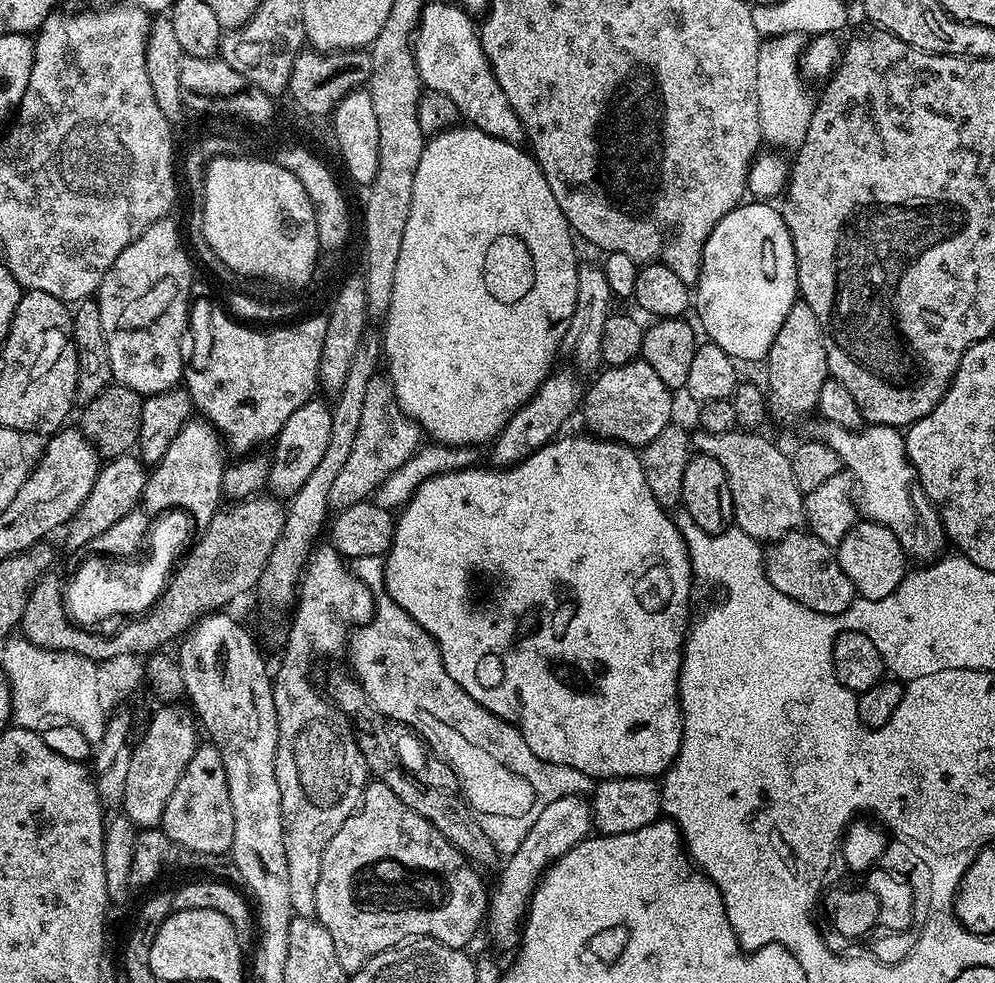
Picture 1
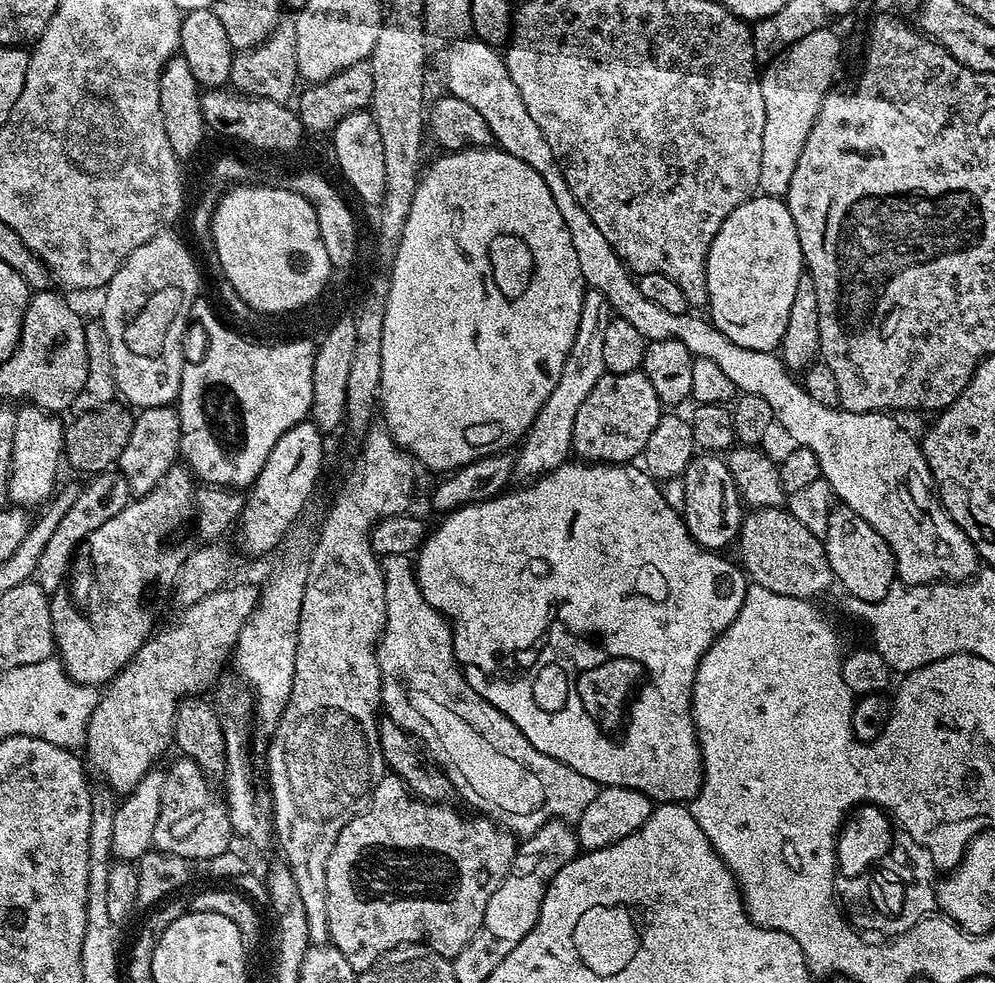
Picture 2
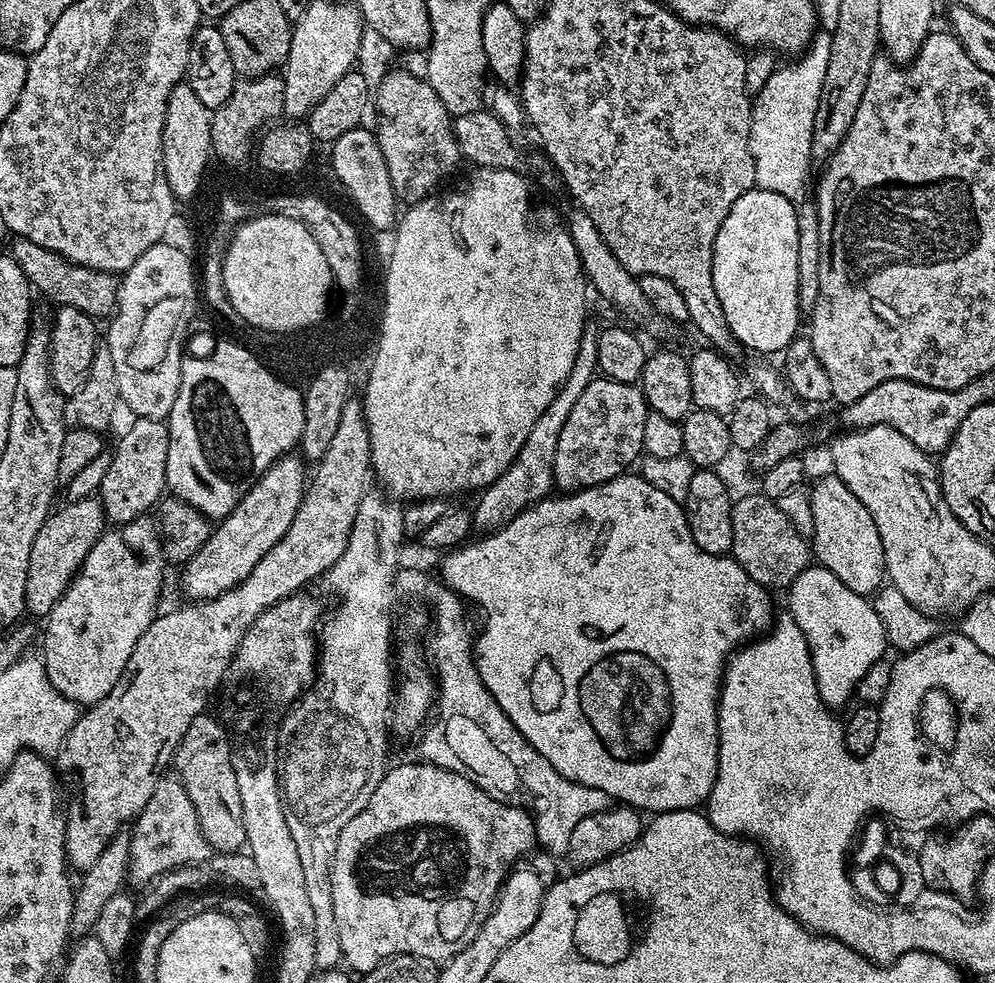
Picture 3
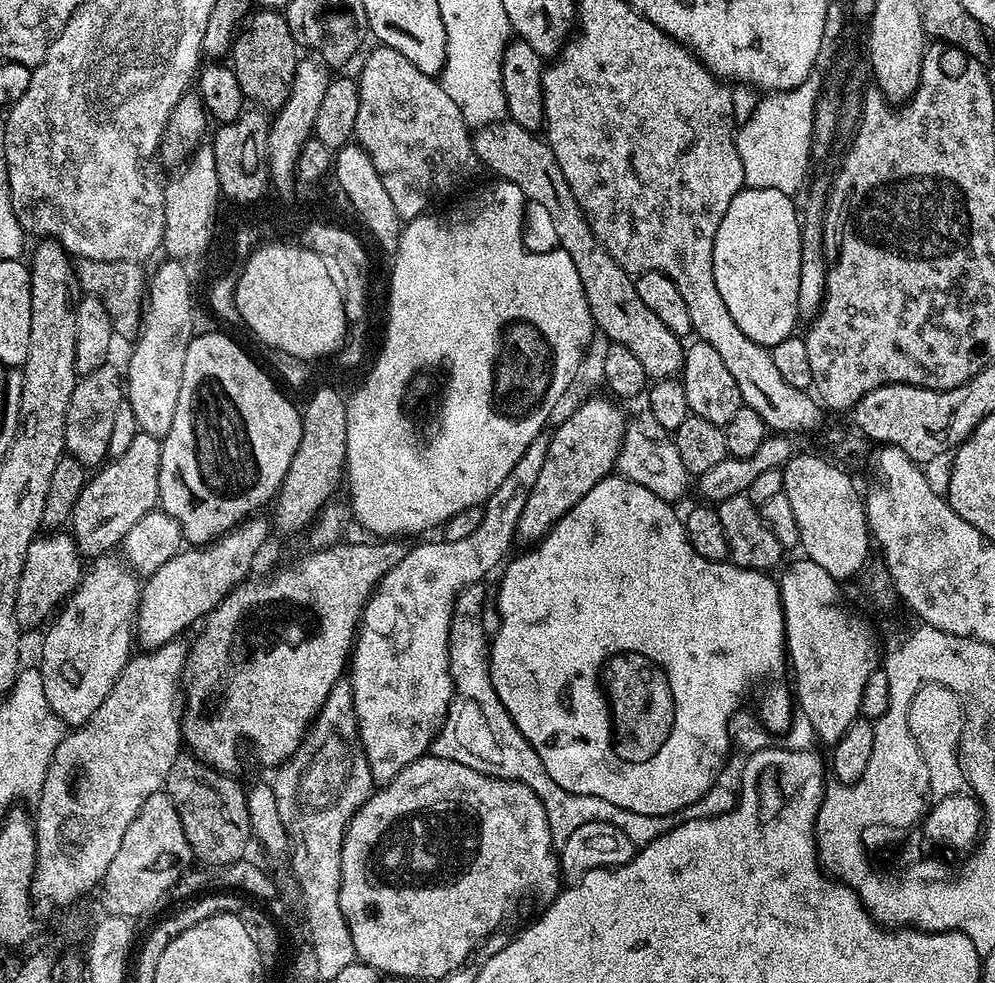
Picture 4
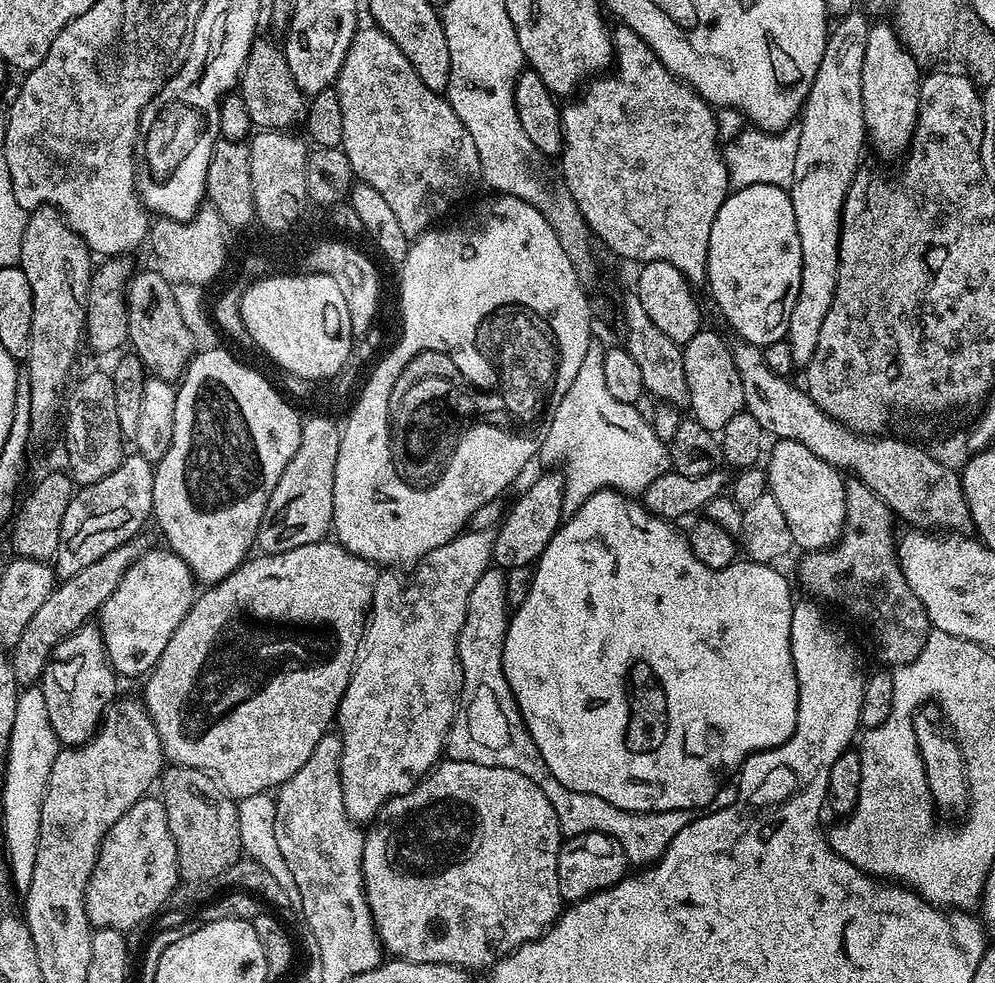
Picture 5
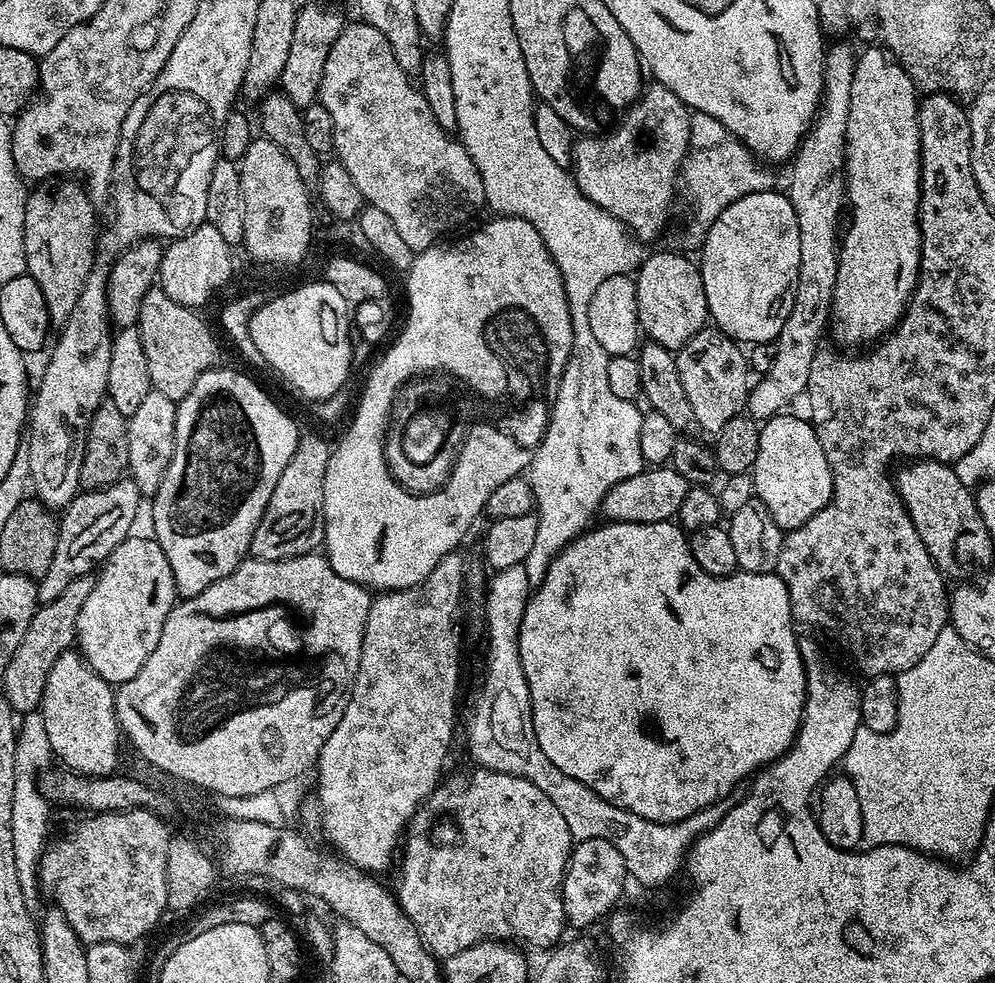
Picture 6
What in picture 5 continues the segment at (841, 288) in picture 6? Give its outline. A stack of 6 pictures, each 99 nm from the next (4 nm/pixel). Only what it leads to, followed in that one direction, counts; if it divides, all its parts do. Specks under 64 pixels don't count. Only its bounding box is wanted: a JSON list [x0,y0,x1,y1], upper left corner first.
[862,23,921,158]

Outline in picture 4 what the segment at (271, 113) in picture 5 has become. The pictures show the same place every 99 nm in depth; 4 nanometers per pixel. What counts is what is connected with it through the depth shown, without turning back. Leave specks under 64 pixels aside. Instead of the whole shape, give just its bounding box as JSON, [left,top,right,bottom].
[230,10,298,110]

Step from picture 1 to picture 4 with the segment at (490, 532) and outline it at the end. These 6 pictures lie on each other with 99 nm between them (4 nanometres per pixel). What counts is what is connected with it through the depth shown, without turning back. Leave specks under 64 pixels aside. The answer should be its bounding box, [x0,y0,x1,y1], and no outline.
[490,474,786,816]

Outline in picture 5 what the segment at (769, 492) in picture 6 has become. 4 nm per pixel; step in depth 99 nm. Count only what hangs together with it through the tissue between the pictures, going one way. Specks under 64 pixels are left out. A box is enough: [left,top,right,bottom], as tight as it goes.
[766,440,845,552]

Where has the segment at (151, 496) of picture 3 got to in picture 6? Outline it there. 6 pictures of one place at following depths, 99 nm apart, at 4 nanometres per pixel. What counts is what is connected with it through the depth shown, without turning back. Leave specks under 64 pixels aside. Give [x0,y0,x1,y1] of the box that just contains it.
[36,478,142,604]

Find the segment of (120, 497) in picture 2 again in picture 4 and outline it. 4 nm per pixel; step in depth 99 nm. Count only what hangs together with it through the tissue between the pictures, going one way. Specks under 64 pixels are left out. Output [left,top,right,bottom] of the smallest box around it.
[16,530,82,629]

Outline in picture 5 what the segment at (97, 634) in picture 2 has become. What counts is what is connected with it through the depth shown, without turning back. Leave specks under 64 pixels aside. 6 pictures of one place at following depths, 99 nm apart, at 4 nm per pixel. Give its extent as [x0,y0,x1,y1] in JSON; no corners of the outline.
[42,627,118,745]

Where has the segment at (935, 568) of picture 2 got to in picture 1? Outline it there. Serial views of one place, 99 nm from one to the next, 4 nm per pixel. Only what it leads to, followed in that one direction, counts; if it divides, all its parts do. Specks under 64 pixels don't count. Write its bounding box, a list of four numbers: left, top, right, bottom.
[412,3,946,562]

